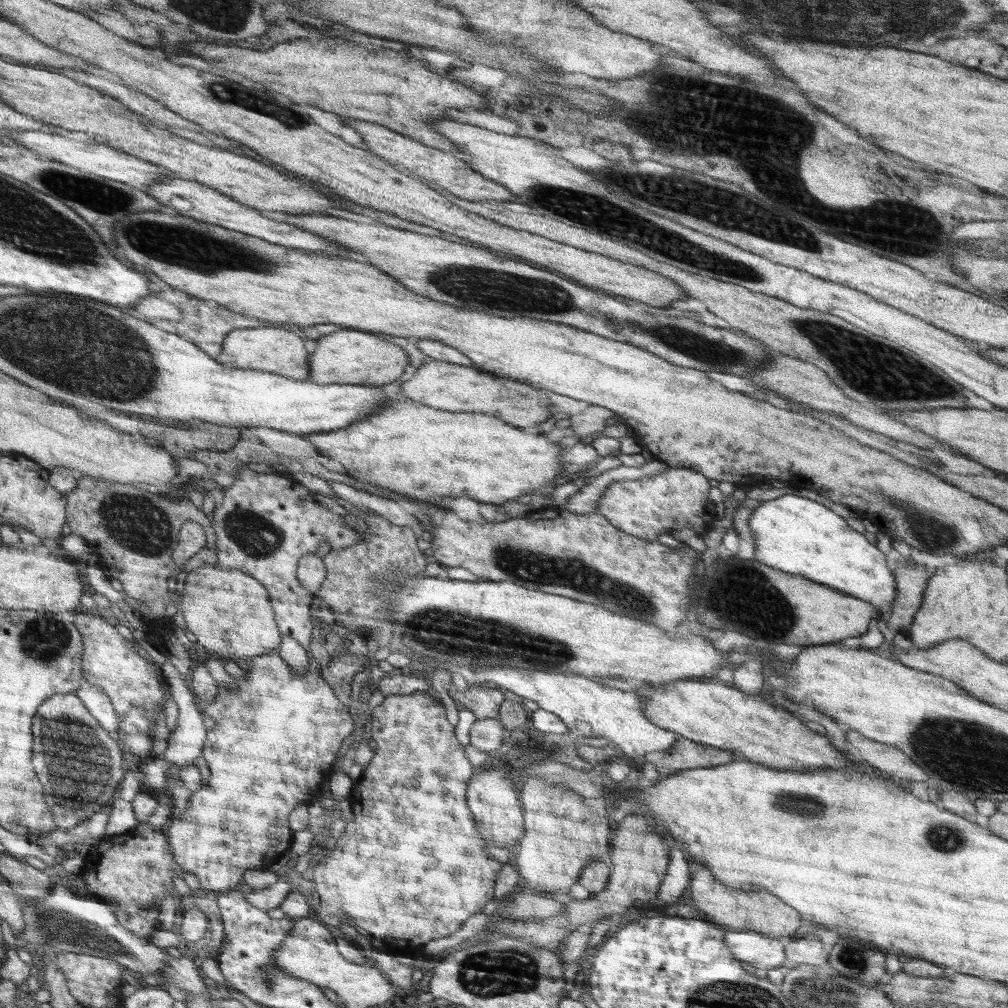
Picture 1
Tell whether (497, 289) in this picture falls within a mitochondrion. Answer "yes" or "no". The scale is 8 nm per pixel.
yes

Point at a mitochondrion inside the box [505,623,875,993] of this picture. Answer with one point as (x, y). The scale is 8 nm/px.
(811, 806)

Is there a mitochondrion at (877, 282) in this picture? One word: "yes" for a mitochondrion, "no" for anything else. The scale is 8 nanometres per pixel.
no

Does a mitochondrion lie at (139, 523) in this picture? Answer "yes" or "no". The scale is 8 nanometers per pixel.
yes

